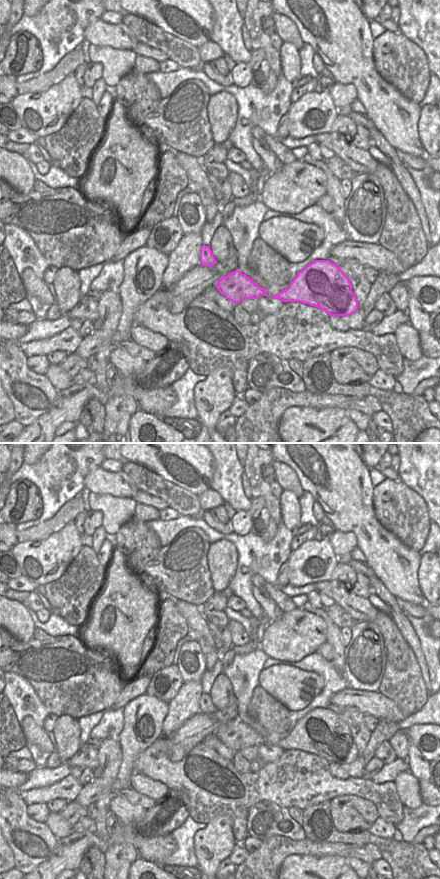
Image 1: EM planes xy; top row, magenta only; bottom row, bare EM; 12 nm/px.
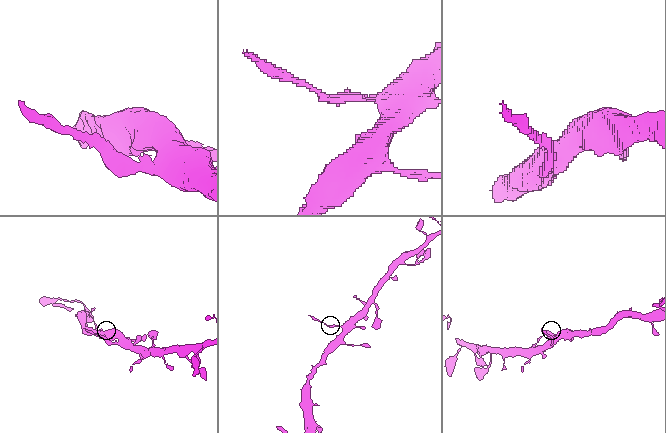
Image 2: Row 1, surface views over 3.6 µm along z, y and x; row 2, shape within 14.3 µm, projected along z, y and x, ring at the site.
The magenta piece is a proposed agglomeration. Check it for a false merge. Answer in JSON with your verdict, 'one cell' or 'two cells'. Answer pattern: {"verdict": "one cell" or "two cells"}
{"verdict": "two cells"}

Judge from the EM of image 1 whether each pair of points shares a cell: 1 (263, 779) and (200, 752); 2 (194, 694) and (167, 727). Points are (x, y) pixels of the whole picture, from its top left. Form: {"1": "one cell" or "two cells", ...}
{"1": "one cell", "2": "one cell"}

